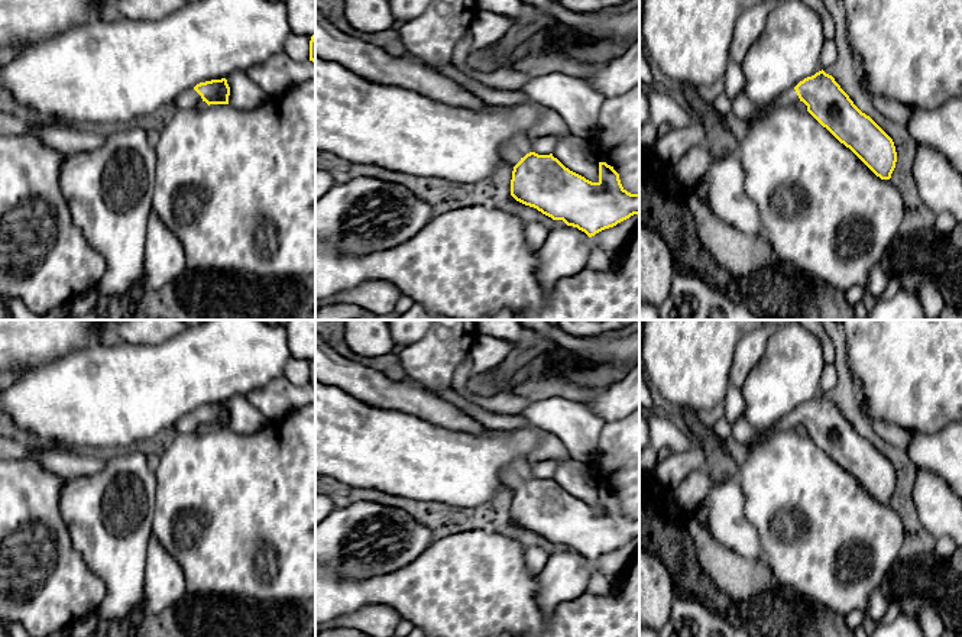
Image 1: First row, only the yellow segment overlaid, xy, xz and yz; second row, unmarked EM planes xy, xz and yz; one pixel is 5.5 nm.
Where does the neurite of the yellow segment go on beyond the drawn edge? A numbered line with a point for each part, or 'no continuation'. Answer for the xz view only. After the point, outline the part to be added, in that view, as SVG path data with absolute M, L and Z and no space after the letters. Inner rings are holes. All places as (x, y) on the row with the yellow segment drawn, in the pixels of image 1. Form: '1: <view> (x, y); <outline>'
1: xz (518, 146); M516 135L501 148L503 162L516 165L527 153L531 152L531 139L527 135Z

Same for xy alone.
1: xy (187, 100); M194 88L185 90L174 100L174 103L168 109L166 114L169 114L171 111L175 111L175 110L182 110L182 109L192 110L201 101L203 101L201 96Z

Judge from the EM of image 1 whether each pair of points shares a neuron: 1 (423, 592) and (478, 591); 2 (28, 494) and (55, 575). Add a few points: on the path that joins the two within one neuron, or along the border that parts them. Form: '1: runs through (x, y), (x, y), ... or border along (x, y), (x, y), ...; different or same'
1: runs through (436, 592), (465, 591); same
2: runs through (26, 514), (26, 542), (38, 555); same

